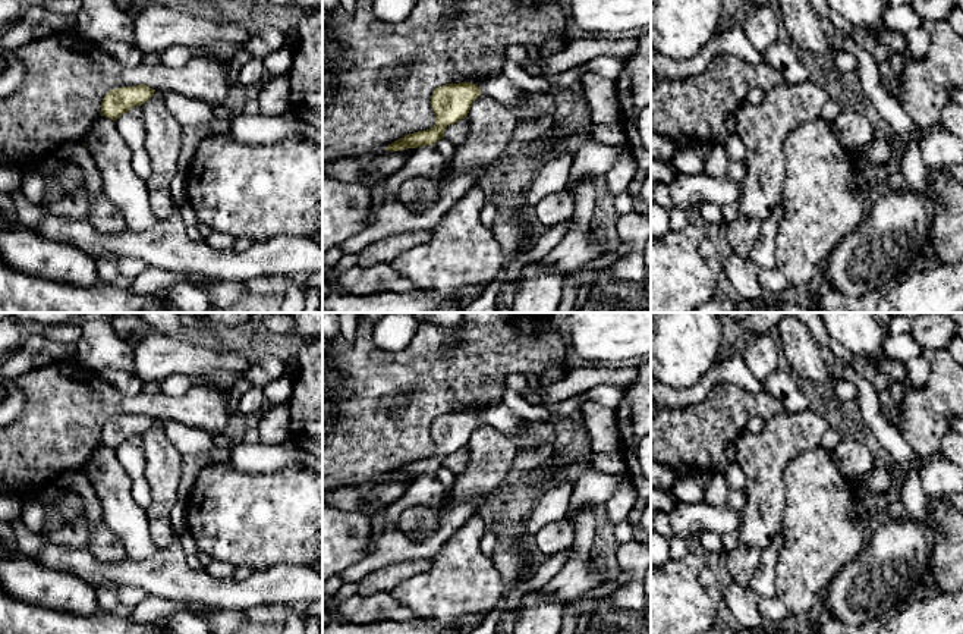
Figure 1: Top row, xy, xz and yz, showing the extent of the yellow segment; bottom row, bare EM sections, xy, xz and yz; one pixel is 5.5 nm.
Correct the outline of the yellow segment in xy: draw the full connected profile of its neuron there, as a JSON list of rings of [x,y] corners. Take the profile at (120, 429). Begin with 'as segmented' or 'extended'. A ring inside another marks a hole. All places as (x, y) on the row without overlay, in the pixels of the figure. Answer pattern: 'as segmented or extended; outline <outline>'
extended; outline [[[145,412],[107,421],[101,430],[101,443],[116,451],[123,442],[152,426],[160,426],[182,455],[210,455],[217,448],[214,434],[205,431],[202,426],[155,420]]]

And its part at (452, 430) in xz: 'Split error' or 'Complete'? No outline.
Split error

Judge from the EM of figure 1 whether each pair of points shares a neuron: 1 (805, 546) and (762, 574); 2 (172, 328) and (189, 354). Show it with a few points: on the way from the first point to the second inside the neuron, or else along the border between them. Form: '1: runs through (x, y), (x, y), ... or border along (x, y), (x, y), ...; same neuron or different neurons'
1: border along (781, 536), (774, 596); different neurons
2: border along (153, 329), (179, 338); different neurons

